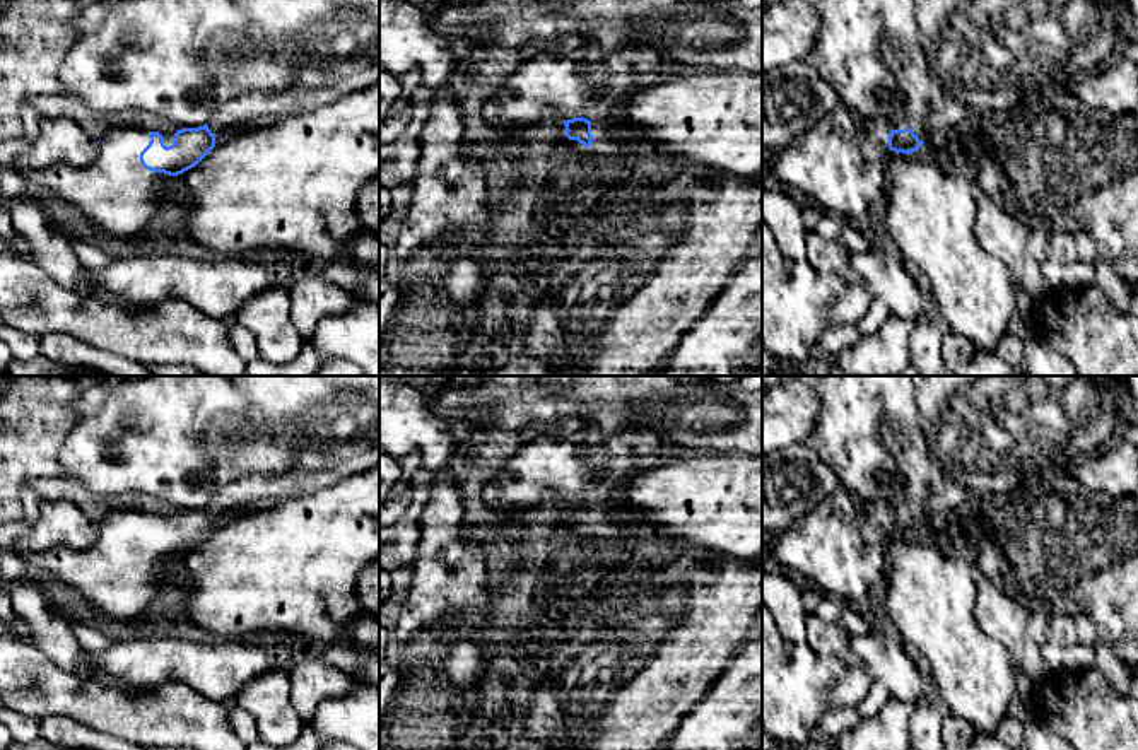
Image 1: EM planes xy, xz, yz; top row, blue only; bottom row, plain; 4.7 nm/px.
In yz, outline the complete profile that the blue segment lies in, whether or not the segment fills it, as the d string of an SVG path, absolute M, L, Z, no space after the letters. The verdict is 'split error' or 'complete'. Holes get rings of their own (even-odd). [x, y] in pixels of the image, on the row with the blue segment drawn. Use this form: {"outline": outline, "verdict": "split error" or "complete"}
{"outline": "M895 114L885 121L883 130L889 133L889 149L894 152L916 152L928 140L918 121L909 121Z", "verdict": "split error"}

